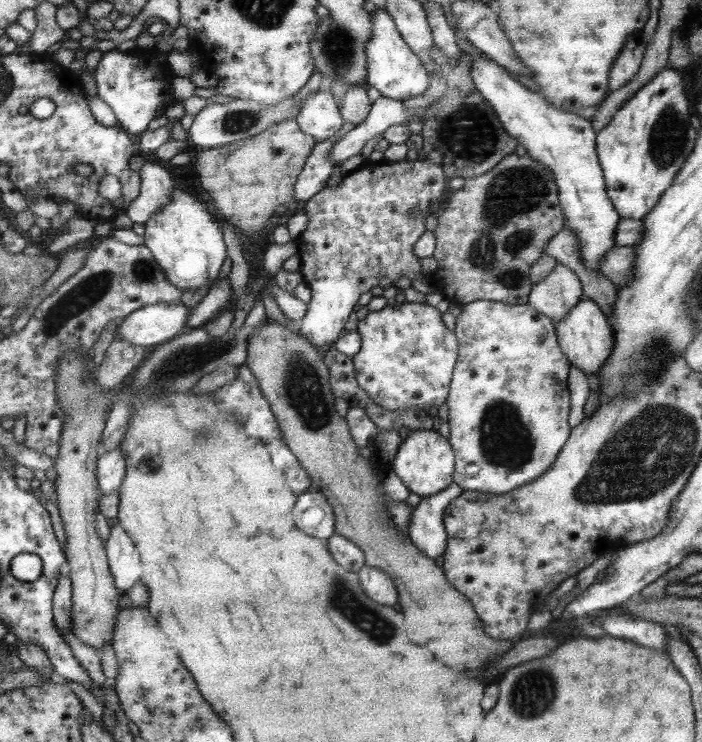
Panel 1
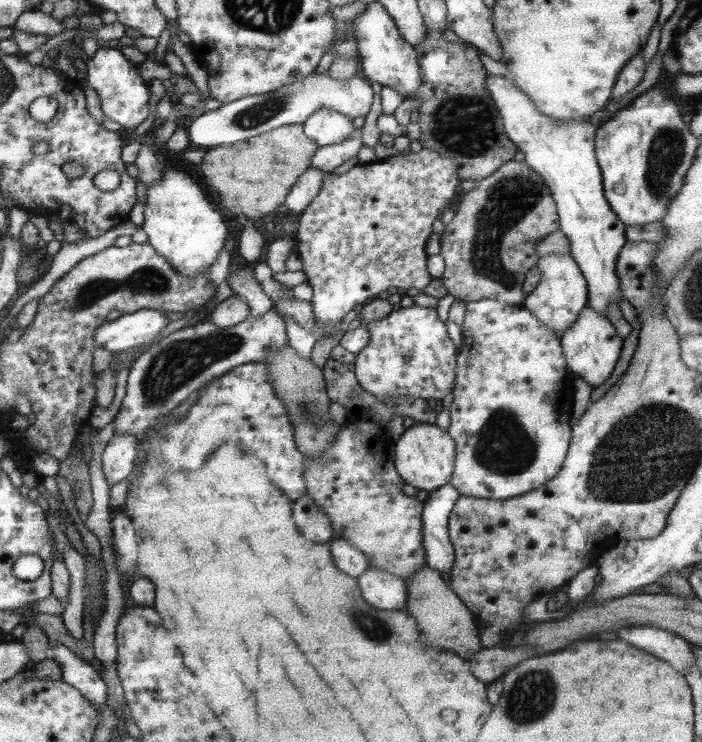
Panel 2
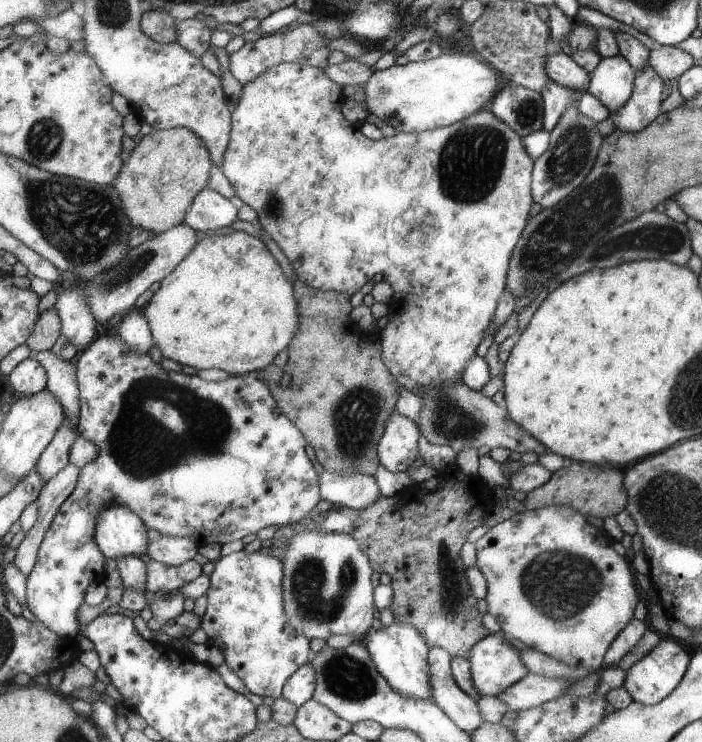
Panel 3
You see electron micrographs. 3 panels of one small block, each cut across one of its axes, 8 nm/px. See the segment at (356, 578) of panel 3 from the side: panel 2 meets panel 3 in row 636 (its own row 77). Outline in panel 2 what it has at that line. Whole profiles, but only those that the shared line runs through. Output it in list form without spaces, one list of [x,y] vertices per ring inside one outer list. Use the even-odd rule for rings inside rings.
[[[314,70],[293,84],[277,88],[273,92],[246,96],[230,103],[221,103],[214,109],[205,111],[202,115],[187,122],[188,141],[201,150],[211,147],[228,148],[233,144],[262,135],[274,128],[290,124],[302,124],[315,109],[330,108],[349,118],[365,117],[371,108],[371,88],[365,80],[354,76],[345,81],[335,81],[327,74],[327,70],[319,75]]]

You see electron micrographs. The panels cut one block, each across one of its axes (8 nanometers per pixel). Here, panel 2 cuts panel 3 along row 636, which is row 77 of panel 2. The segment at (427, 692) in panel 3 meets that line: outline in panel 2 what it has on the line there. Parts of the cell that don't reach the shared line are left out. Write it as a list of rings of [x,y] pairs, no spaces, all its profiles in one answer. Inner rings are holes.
[[[377,1],[367,4],[363,13],[357,15],[354,20],[354,36],[358,40],[358,56],[360,62],[358,70],[371,82],[377,82],[381,86],[388,86],[395,90],[399,96],[408,99],[410,92],[422,84],[419,56],[415,49],[407,44],[405,38],[398,31],[397,24],[389,15],[382,4]]]

